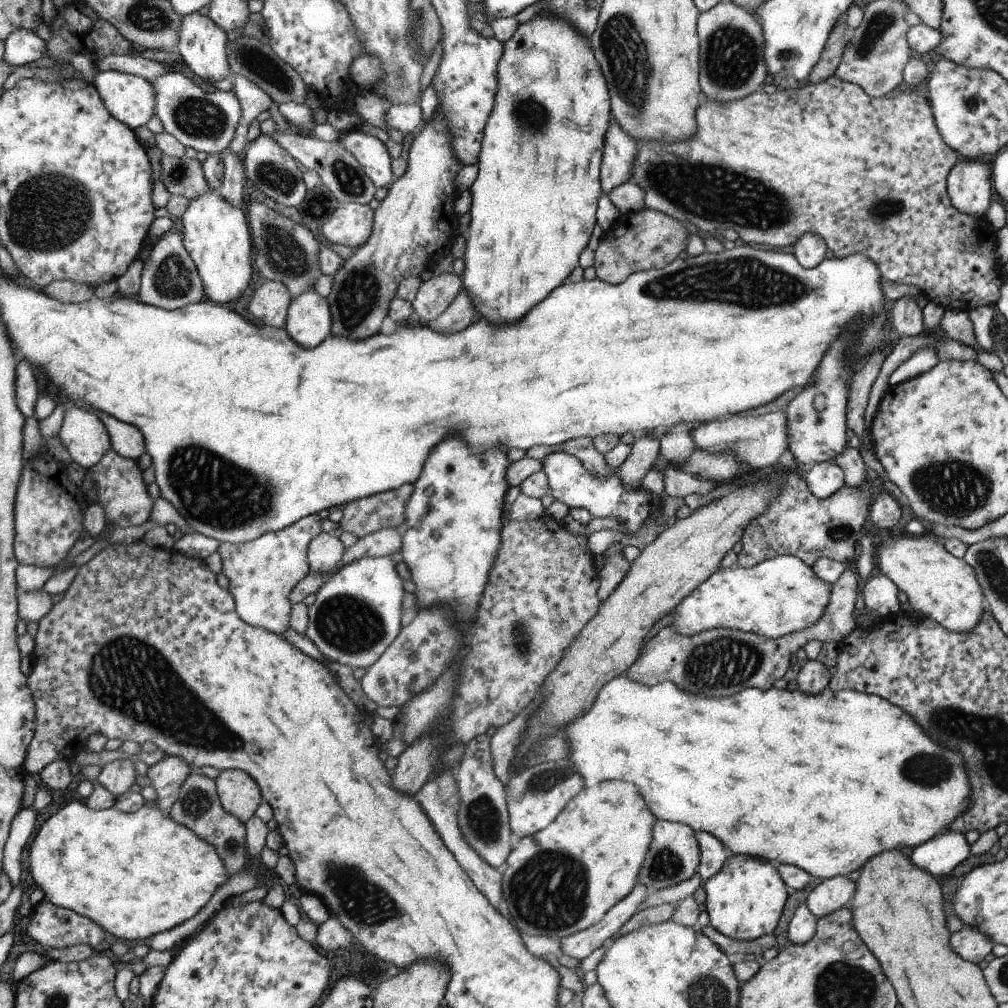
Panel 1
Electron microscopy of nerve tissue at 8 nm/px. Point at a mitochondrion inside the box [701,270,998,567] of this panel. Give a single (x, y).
(951, 487)

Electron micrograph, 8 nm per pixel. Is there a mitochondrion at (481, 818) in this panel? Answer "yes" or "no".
yes

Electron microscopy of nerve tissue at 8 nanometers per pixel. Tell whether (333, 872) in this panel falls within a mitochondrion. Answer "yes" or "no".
yes

